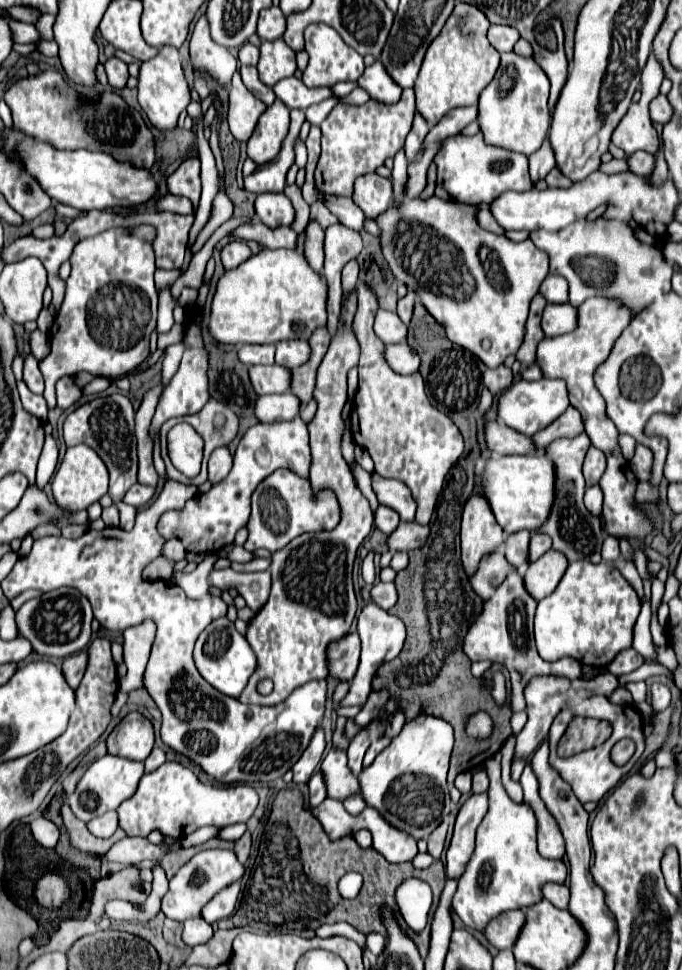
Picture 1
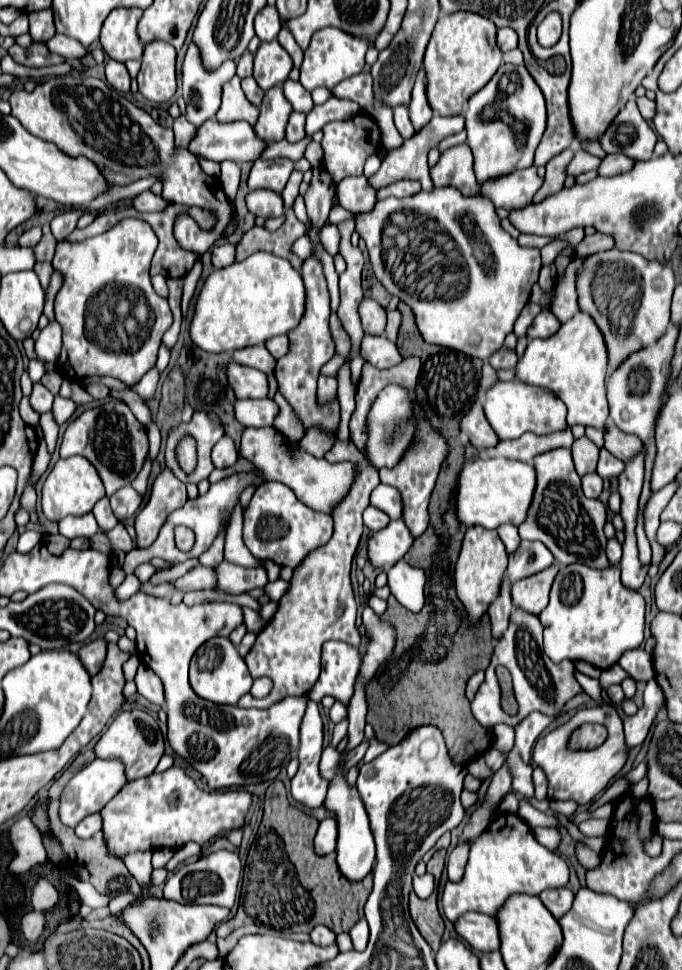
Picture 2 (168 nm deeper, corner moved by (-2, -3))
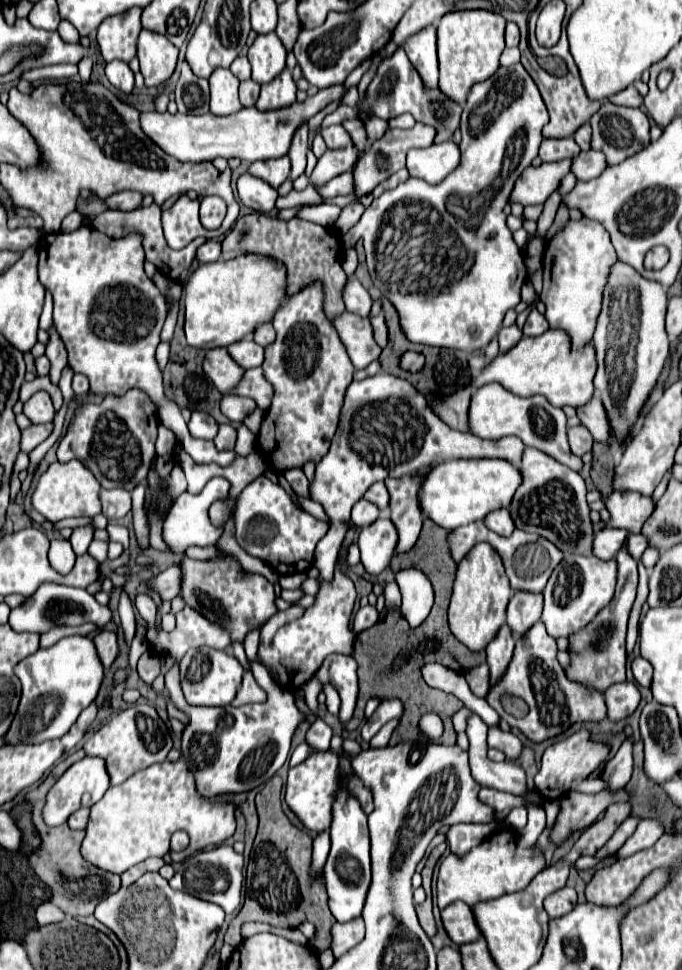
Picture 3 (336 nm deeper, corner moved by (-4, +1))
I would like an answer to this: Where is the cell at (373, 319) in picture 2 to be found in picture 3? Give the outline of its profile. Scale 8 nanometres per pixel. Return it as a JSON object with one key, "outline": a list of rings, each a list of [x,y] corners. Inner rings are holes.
{"outline":[[[351,278],[347,282],[347,288],[345,288],[345,306],[347,306],[347,312],[353,312],[357,316],[363,316],[363,318],[369,318],[369,312],[371,312],[371,296],[369,292],[361,286],[361,282],[357,278]]]}

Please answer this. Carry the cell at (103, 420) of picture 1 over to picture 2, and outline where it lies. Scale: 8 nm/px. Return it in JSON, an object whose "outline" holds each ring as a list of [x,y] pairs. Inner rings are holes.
{"outline":[[[111,400],[99,408],[85,410],[79,418],[75,418],[67,426],[59,450],[61,458],[69,456],[87,458],[99,472],[107,496],[115,494],[119,488],[129,486],[135,480],[135,476],[143,468],[147,452],[149,452],[149,442],[143,424],[133,416],[129,406],[119,400]]]}

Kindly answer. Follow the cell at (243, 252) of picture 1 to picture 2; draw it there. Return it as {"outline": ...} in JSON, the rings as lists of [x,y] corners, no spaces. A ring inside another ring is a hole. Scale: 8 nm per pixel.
{"outline":[[[221,242],[211,250],[211,262],[215,268],[225,268],[235,262],[235,244]]]}

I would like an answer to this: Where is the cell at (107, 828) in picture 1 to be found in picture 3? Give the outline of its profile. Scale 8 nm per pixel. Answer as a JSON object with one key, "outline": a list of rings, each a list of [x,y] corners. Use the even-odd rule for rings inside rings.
{"outline":[[[79,808],[79,812],[73,812],[71,818],[67,820],[67,824],[73,830],[85,830],[87,822],[89,822],[89,808]]]}

